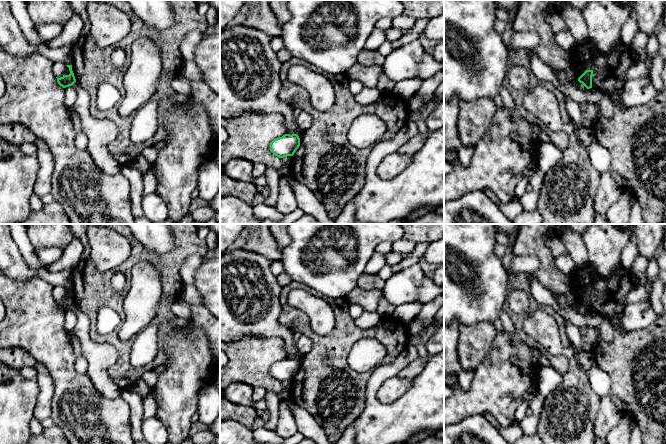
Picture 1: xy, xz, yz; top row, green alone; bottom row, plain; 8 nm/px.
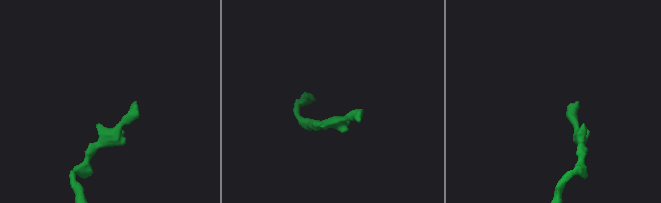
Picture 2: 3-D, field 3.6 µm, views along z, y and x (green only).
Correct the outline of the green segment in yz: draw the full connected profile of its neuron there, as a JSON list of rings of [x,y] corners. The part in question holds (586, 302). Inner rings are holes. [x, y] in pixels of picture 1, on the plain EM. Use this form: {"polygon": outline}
{"polygon": [[[586,294],[579,302],[578,305],[582,307],[587,313],[592,312],[592,294]]]}

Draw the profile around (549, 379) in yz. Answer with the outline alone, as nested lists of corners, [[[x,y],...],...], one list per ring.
[[[540,365],[538,369],[538,394],[540,398],[552,394],[563,381],[564,374],[561,374],[553,367]]]

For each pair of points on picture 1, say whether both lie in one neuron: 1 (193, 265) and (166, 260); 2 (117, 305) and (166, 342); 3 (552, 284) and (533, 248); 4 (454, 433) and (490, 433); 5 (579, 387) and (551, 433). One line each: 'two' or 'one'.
1: two
2: two
3: one
4: one
5: one

